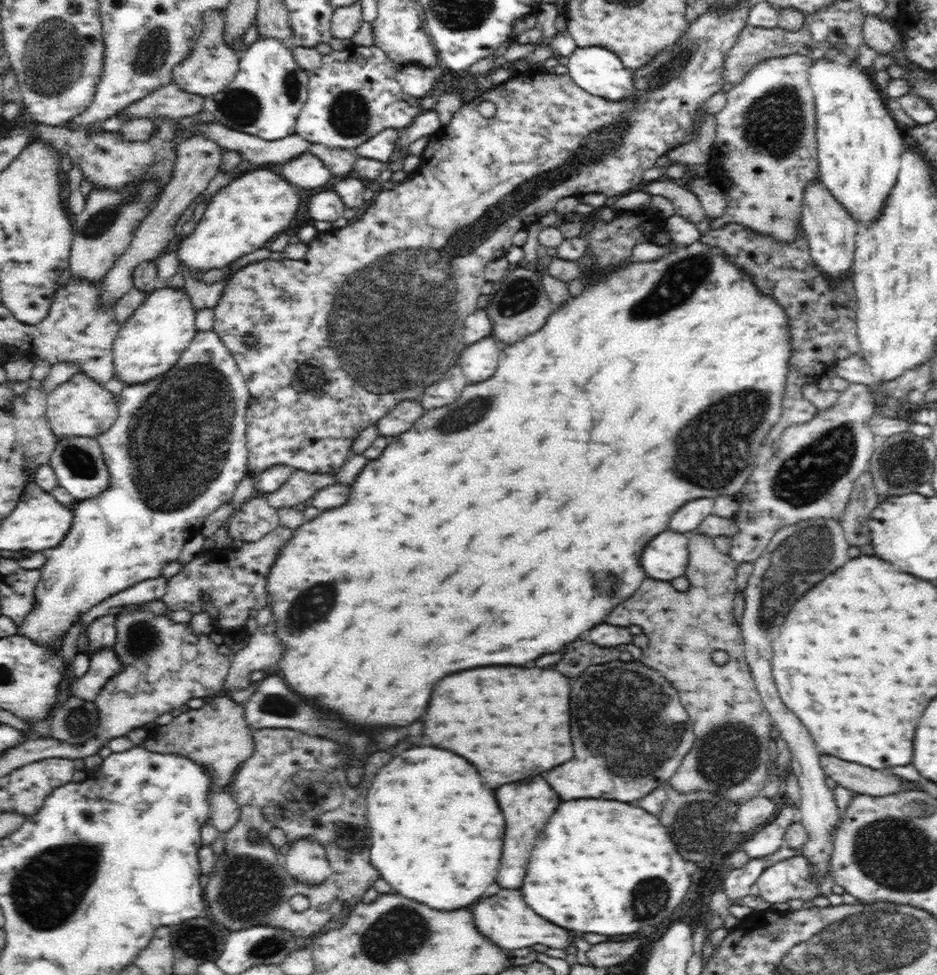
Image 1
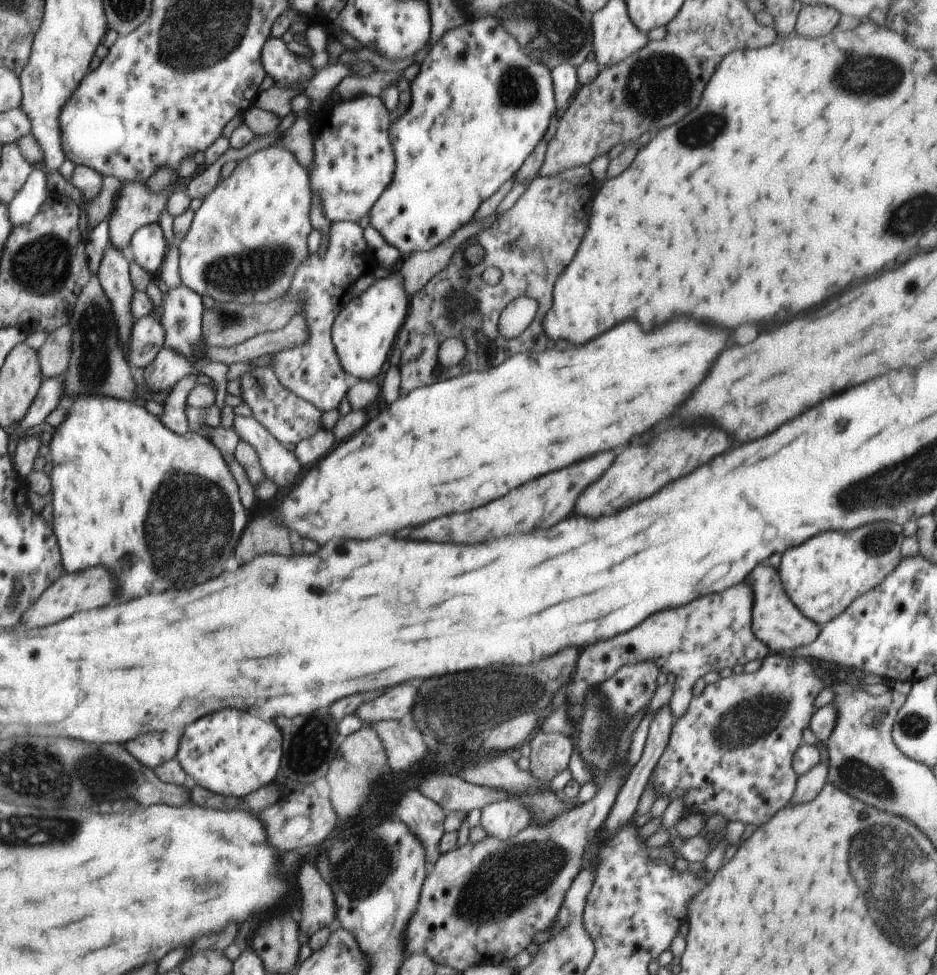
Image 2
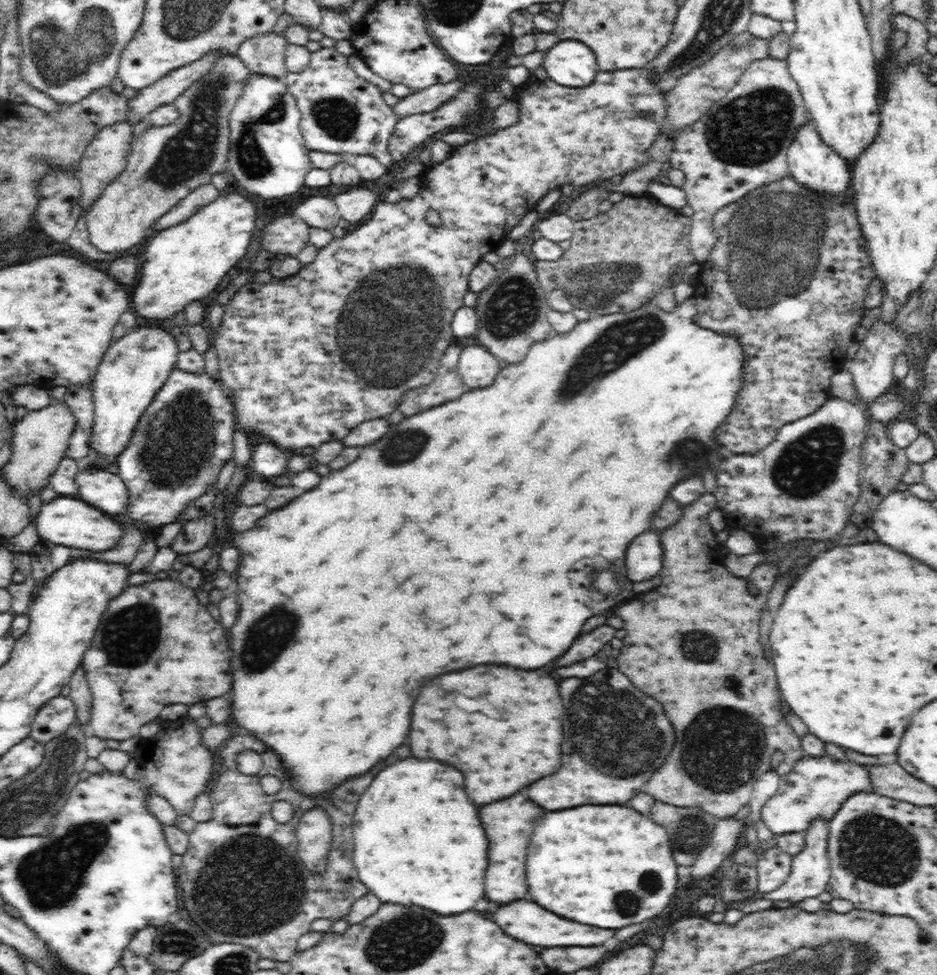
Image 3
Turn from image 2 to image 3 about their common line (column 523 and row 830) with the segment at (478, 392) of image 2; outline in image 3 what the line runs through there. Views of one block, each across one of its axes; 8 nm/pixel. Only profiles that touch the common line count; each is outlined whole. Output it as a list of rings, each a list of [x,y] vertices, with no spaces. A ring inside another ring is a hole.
[[[416,758],[386,766],[360,796],[353,832],[357,876],[384,904],[416,904],[448,916],[472,910],[484,896],[488,838],[456,768]]]

